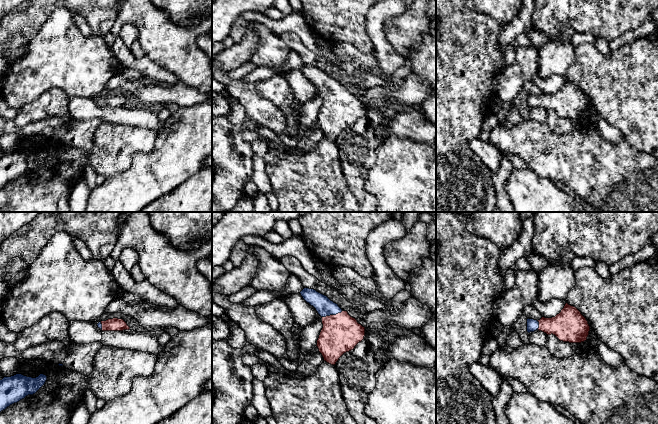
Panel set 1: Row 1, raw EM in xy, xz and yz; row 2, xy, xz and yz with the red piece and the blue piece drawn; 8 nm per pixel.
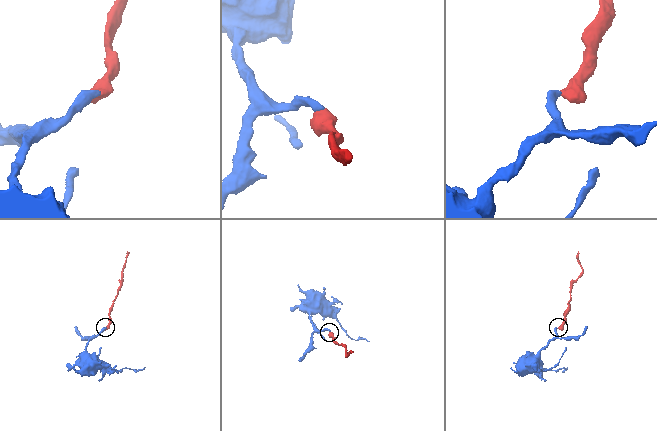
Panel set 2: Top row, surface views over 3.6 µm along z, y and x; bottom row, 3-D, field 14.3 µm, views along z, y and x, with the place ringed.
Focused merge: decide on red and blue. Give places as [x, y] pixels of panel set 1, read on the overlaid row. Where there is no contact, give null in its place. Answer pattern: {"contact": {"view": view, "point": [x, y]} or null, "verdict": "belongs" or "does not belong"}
{"contact": {"view": "xz", "point": [332, 315]}, "verdict": "belongs"}

